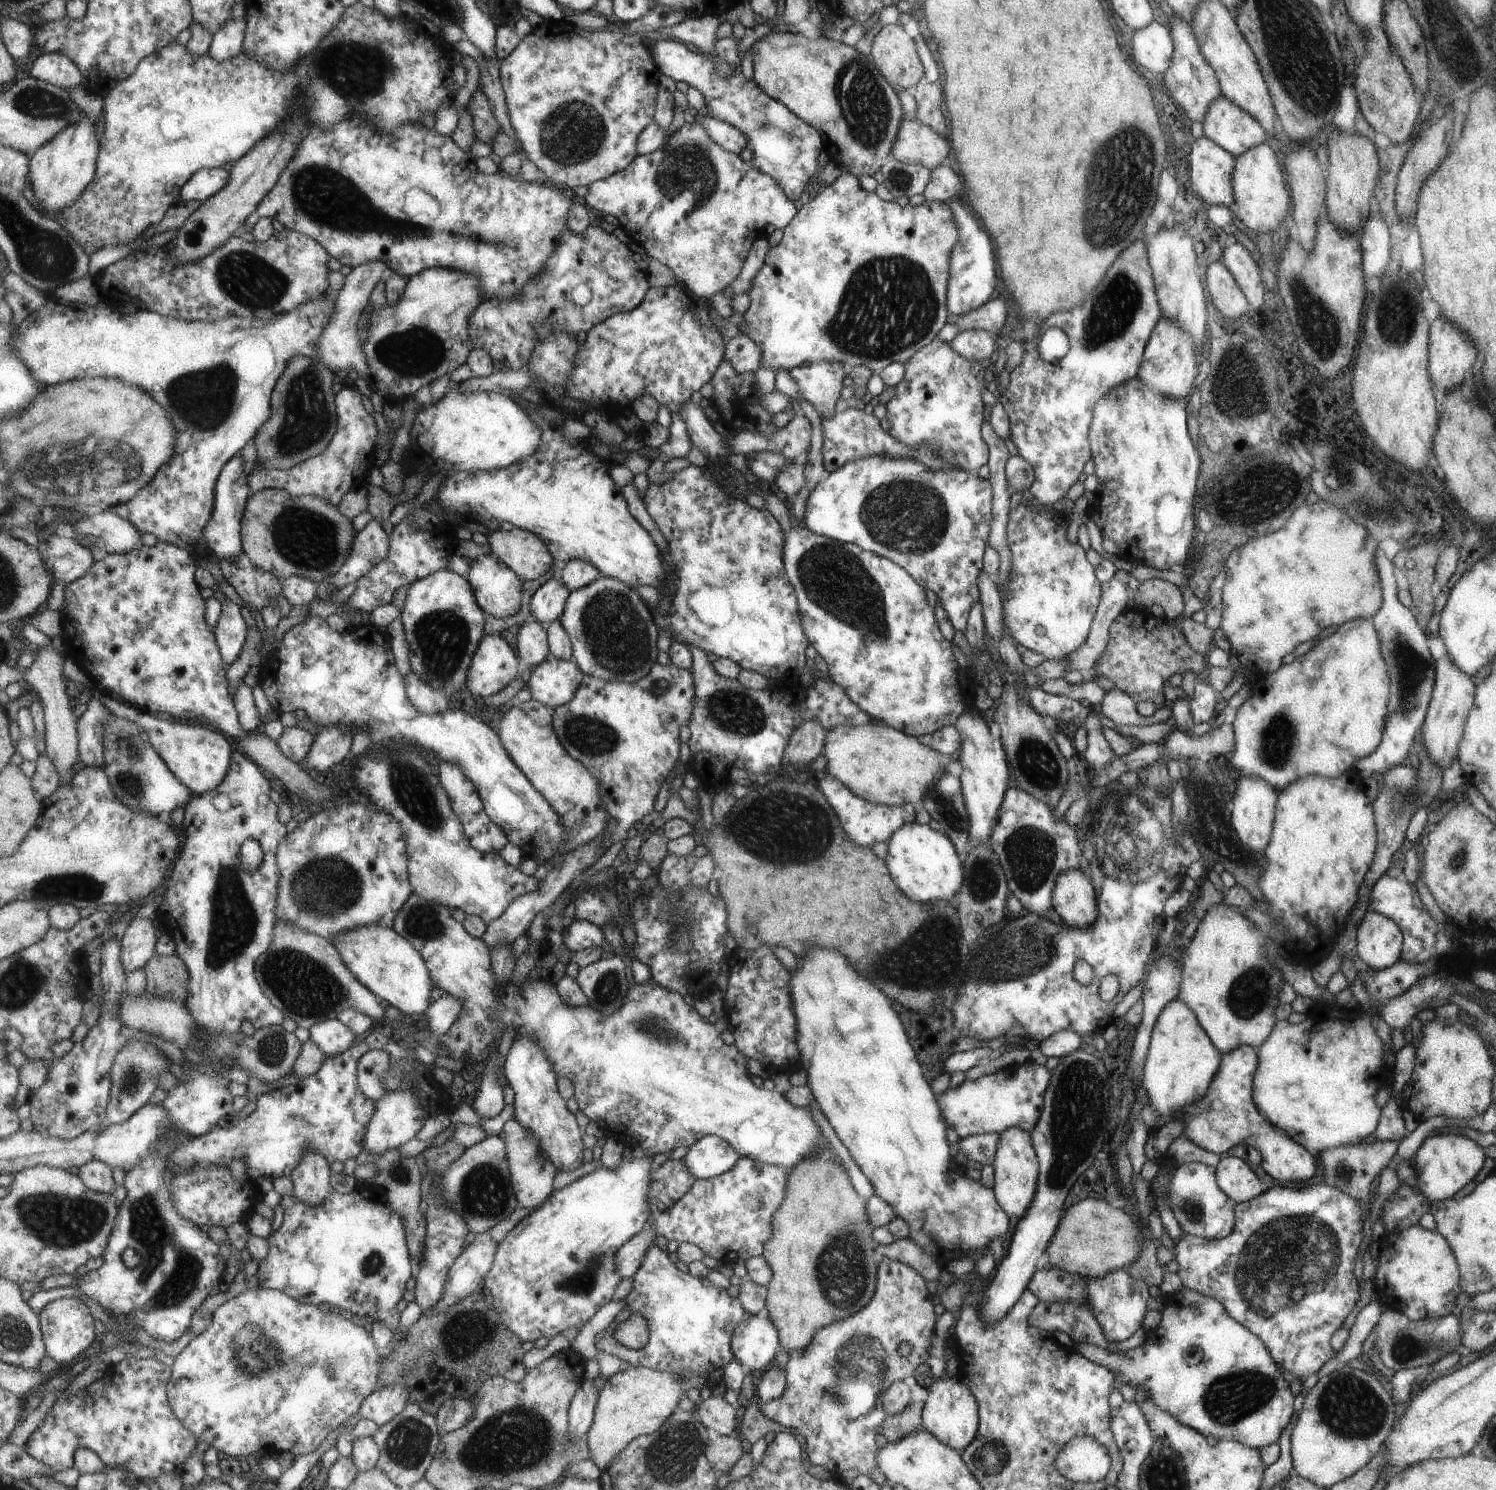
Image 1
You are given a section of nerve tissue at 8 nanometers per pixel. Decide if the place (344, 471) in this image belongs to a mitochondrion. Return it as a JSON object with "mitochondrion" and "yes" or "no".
{"mitochondrion":"no"}

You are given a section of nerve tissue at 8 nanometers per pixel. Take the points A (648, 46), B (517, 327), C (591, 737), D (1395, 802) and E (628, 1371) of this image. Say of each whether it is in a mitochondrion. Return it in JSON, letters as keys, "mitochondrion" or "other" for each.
{"A":"other","B":"mitochondrion","C":"mitochondrion","D":"mitochondrion","E":"other"}

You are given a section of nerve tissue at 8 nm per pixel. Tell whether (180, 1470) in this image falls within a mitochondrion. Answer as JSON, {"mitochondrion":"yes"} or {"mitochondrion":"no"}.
{"mitochondrion":"no"}

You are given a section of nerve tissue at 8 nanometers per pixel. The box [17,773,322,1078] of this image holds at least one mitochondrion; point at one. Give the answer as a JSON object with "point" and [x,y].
{"point":[233,922]}

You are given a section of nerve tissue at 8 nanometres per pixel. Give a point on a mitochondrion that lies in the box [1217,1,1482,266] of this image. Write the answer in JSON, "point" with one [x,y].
{"point":[1458,51]}

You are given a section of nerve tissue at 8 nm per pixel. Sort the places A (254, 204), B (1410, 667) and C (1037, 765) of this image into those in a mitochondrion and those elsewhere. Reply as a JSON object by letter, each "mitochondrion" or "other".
{"A":"other","B":"mitochondrion","C":"mitochondrion"}

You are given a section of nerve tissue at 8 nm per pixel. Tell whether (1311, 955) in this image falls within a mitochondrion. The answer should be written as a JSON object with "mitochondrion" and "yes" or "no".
{"mitochondrion":"no"}

